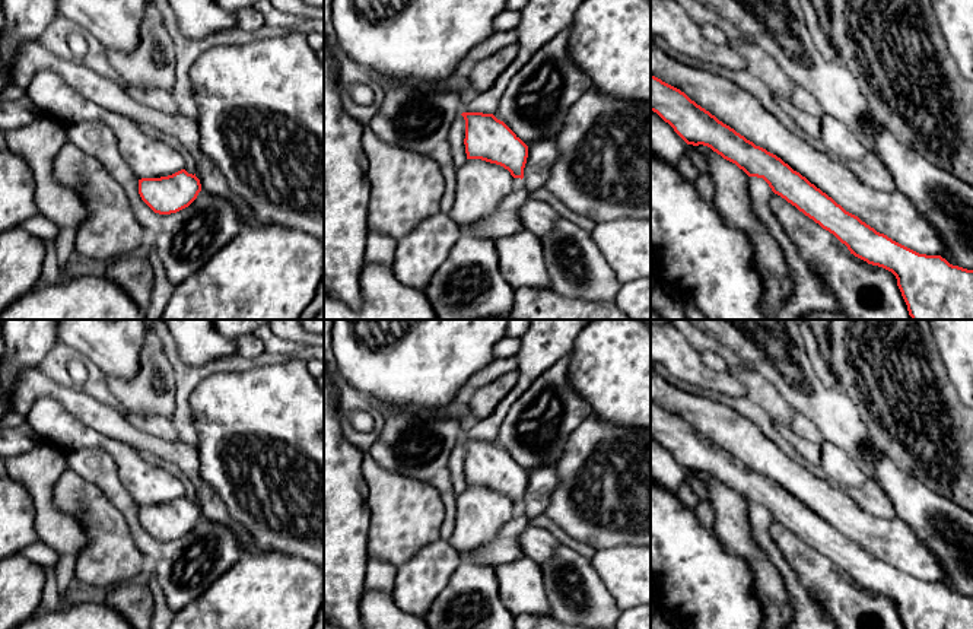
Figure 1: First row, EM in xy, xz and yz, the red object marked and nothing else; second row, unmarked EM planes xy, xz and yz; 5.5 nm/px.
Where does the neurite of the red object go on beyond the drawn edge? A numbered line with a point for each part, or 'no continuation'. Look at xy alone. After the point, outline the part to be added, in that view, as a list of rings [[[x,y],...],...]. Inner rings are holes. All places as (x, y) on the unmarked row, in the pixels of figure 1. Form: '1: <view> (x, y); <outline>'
1: xy (149, 485); [[[36,398],[26,422],[41,441],[64,452],[82,448],[106,451],[117,466],[118,480],[137,506],[168,503],[184,496],[184,486],[178,477],[144,461],[142,452],[133,447],[90,429],[54,398]]]

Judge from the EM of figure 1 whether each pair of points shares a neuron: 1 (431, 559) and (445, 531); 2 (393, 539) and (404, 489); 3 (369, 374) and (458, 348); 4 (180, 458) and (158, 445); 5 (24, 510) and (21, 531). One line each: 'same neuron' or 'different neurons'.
1: different neurons
2: same neuron
3: same neuron
4: same neuron
5: same neuron

